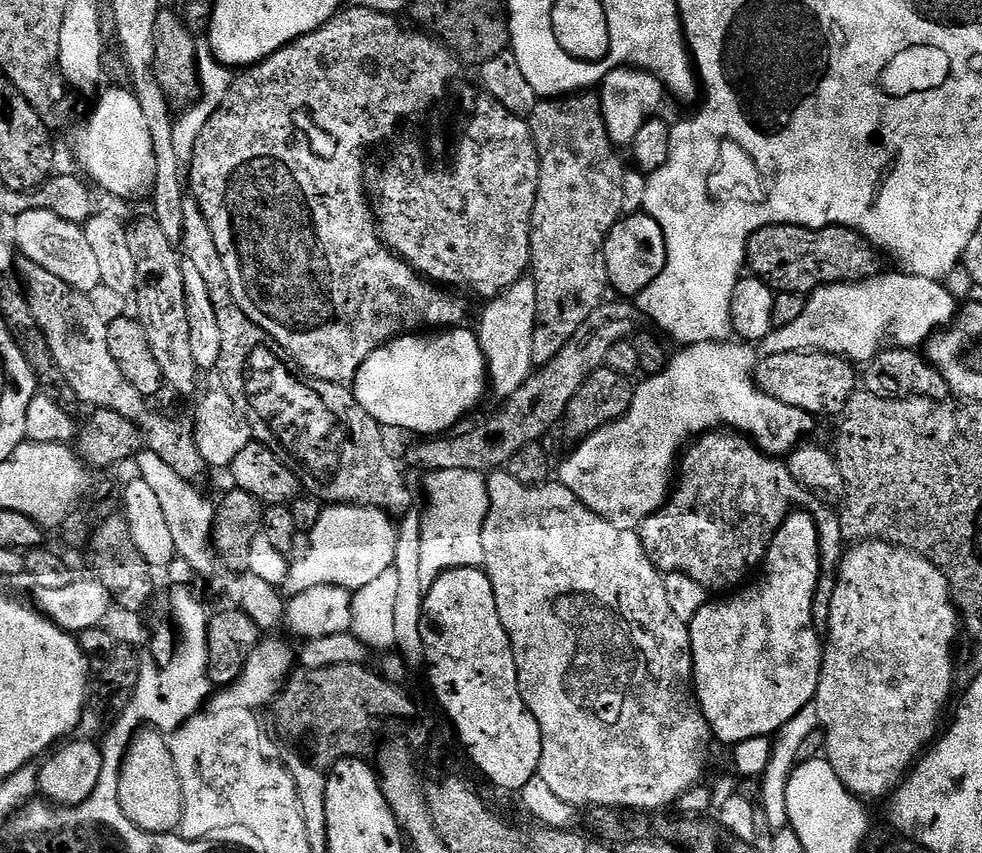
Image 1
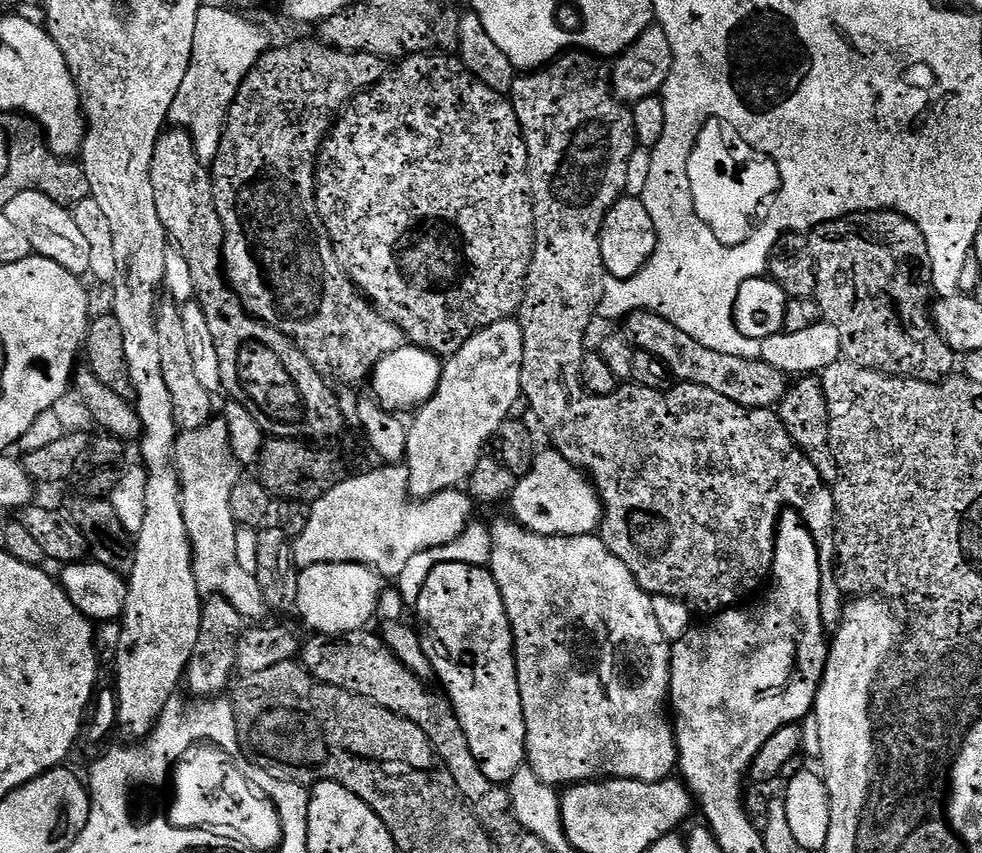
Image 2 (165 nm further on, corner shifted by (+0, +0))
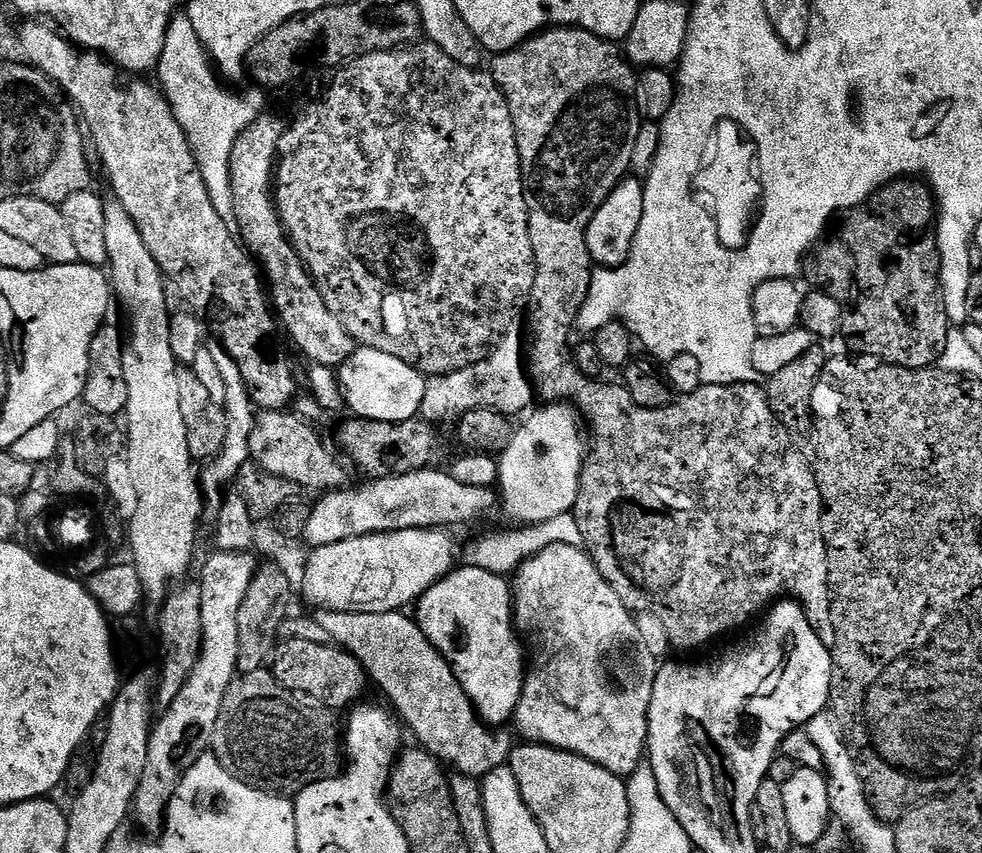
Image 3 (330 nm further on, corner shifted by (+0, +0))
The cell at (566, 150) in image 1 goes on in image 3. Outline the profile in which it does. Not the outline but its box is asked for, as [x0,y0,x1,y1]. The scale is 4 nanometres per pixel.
[490,28,836,649]

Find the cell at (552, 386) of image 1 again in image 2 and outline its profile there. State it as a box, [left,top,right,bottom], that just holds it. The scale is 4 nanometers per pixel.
[622,312,789,409]

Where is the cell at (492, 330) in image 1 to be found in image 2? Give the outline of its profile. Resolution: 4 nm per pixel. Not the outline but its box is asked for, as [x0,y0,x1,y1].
[406,319,524,500]

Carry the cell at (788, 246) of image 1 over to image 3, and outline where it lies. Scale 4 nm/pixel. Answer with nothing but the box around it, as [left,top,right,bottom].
[806,178,950,368]

